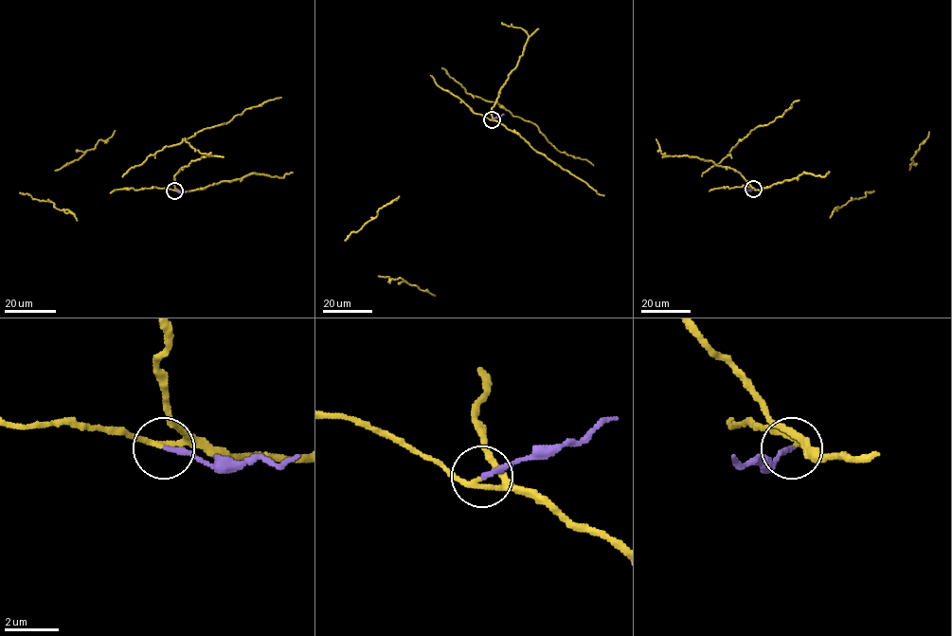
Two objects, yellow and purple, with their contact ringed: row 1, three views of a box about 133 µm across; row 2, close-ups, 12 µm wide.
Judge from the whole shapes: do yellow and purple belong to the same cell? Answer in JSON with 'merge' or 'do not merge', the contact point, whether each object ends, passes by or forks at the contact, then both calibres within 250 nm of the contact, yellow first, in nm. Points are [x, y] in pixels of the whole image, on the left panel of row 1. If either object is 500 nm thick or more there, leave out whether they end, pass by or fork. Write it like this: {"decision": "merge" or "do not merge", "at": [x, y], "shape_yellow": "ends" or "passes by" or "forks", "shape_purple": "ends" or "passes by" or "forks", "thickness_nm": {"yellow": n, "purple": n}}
{"decision": "do not merge", "at": [174, 190], "shape_yellow": "passes by", "shape_purple": "ends", "thickness_nm": {"yellow": 170, "purple": 190}}

